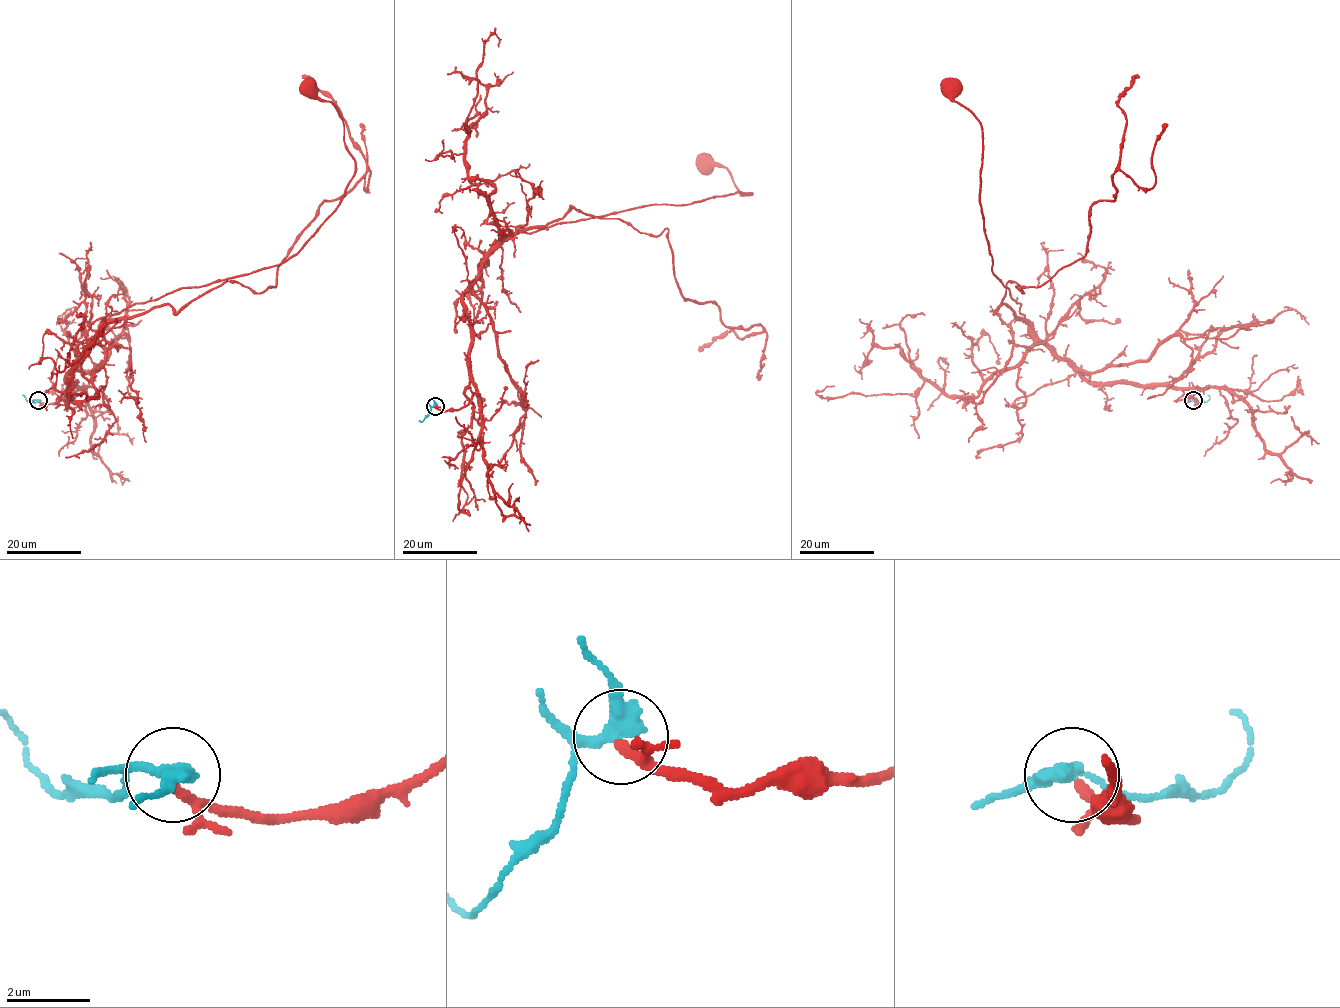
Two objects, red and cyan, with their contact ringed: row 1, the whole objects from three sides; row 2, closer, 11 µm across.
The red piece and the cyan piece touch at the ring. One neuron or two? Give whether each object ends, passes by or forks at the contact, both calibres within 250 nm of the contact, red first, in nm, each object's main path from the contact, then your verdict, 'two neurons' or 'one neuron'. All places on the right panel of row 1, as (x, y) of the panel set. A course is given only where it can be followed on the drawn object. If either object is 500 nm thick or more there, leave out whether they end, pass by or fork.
red passes by | cyan forks | 190/320 nm | red via (1194, 401), (1168, 386), (1085, 380), (1039, 338), (993, 274), (980, 204), (981, 122), (950, 88) | cyan via (1194, 400), (1206, 402), (1210, 398), (1208, 394) | one neuron

